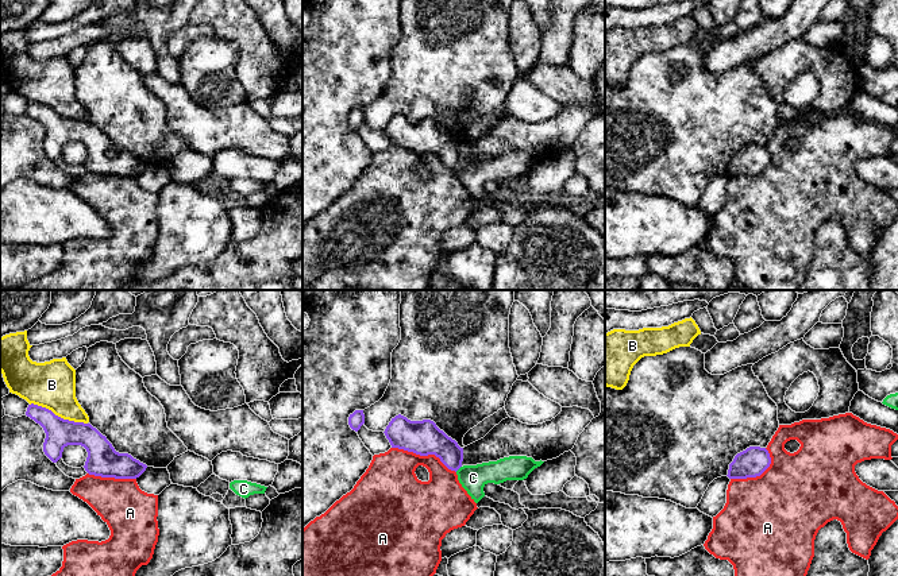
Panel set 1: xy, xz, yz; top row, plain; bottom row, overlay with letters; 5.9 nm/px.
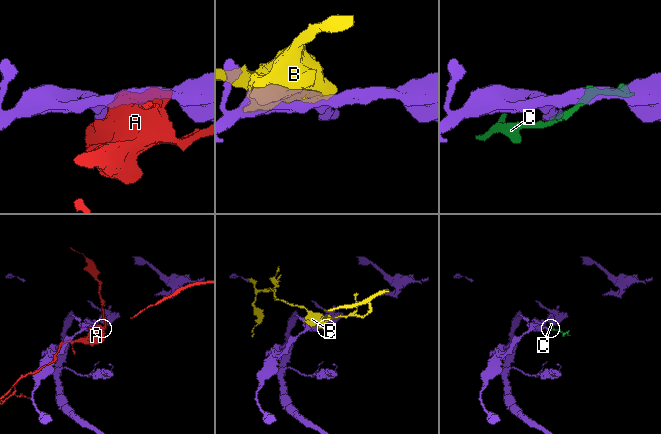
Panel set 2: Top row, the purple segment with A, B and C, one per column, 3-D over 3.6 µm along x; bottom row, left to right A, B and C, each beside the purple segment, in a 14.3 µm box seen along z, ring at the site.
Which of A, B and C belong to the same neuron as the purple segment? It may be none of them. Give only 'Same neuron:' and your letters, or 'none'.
Same neuron: none

